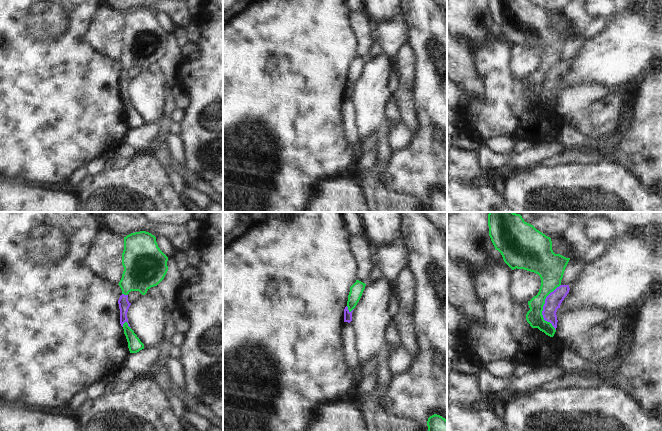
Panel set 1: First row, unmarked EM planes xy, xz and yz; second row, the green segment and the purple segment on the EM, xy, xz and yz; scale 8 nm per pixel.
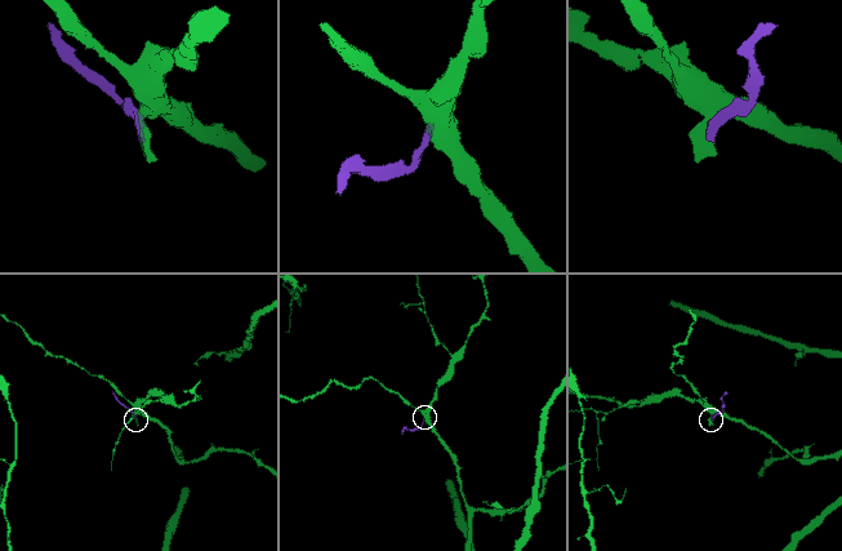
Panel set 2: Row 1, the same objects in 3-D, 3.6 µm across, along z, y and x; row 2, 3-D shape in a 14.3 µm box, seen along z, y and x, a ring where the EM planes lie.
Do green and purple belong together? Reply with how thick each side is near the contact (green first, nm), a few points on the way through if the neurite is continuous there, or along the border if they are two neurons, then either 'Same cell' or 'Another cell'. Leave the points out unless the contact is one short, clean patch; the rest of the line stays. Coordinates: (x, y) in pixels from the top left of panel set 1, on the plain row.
Thickness 160 nm (green) against 130 nm. Boundary: yz (560, 60), (546, 73), (542, 87), (542, 93), (555, 106). Another cell

